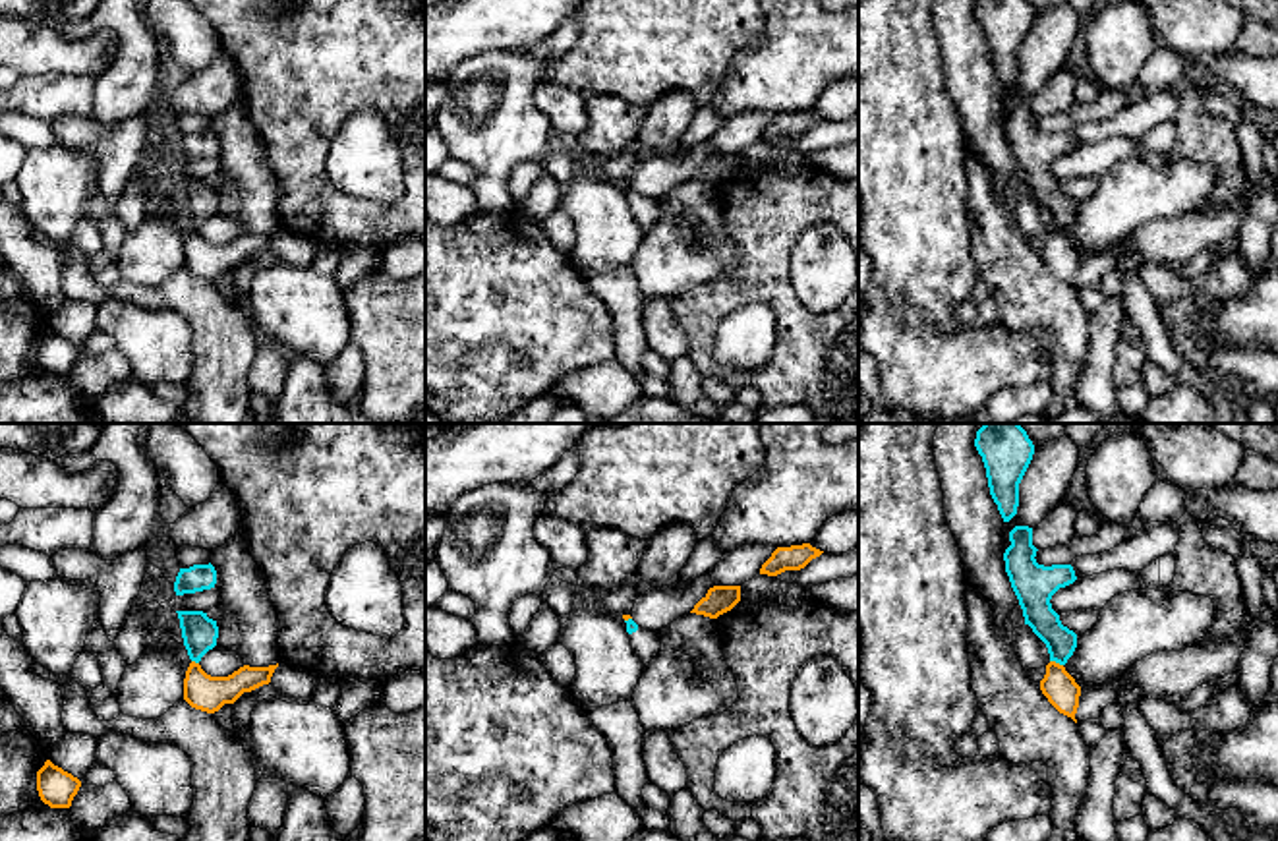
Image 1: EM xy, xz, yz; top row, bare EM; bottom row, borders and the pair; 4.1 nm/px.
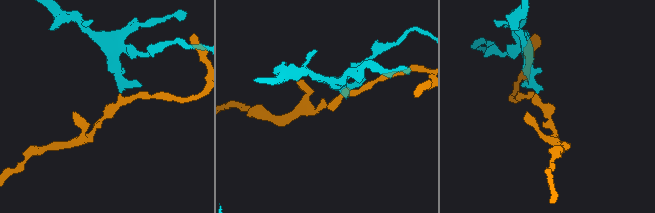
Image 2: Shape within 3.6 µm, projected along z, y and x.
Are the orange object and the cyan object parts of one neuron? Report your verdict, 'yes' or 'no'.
no

